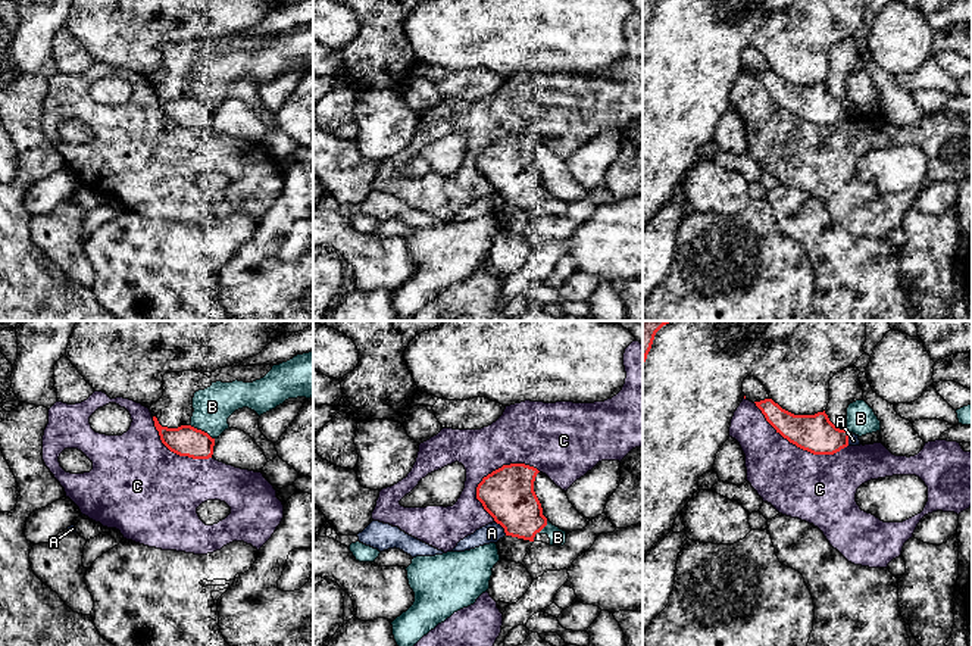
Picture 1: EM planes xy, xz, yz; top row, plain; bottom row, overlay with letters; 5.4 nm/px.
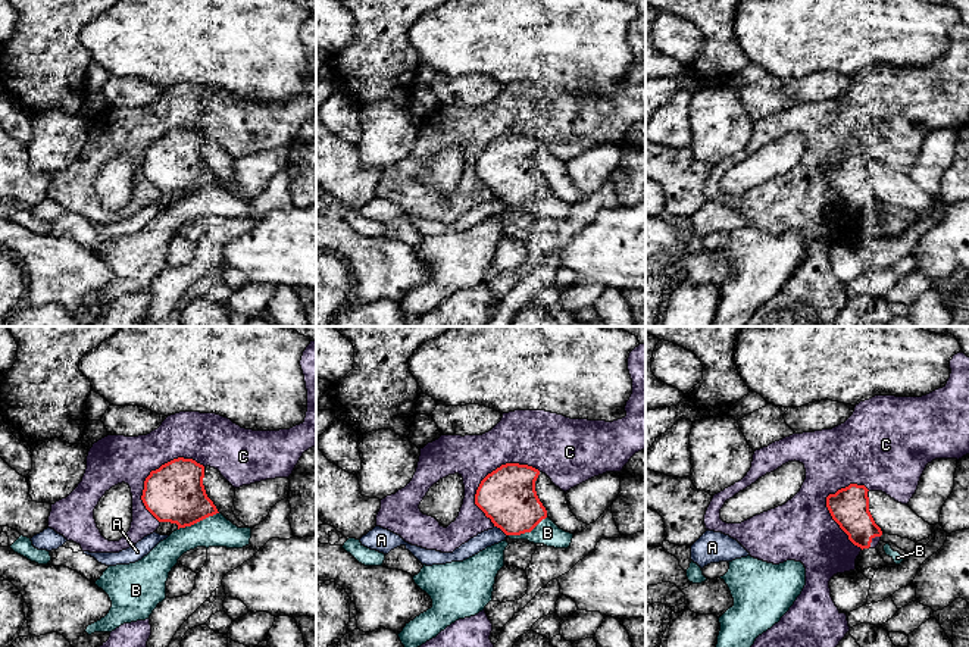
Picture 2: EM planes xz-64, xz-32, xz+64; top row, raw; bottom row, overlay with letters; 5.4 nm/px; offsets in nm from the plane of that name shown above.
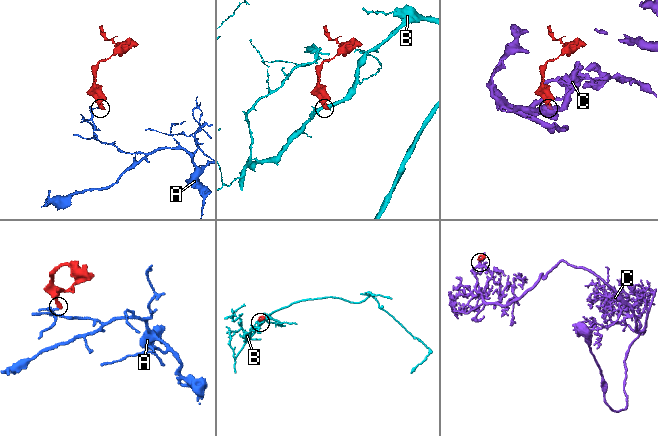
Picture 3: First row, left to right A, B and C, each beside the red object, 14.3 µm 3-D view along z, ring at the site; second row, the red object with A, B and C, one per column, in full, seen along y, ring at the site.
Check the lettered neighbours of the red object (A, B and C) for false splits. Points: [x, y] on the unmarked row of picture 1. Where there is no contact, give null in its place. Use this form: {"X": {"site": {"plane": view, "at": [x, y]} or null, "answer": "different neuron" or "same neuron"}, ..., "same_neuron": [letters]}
{"A": {"site": {"plane": "xz", "at": [502, 196]}, "answer": "different neuron"}, "B": {"site": {"plane": "xy", "at": [200, 100]}, "answer": "different neuron"}, "C": {"site": {"plane": "yz", "at": [799, 116]}, "answer": "different neuron"}, "same_neuron": []}

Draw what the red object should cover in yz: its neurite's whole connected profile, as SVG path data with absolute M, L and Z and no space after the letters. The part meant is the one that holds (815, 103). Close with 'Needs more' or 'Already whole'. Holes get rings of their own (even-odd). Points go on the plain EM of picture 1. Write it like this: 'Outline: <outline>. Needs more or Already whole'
Outline: M772 69L754 72L766 91L790 113L813 125L834 125L848 116L850 103L837 99L823 82L794 85Z. Already whole

